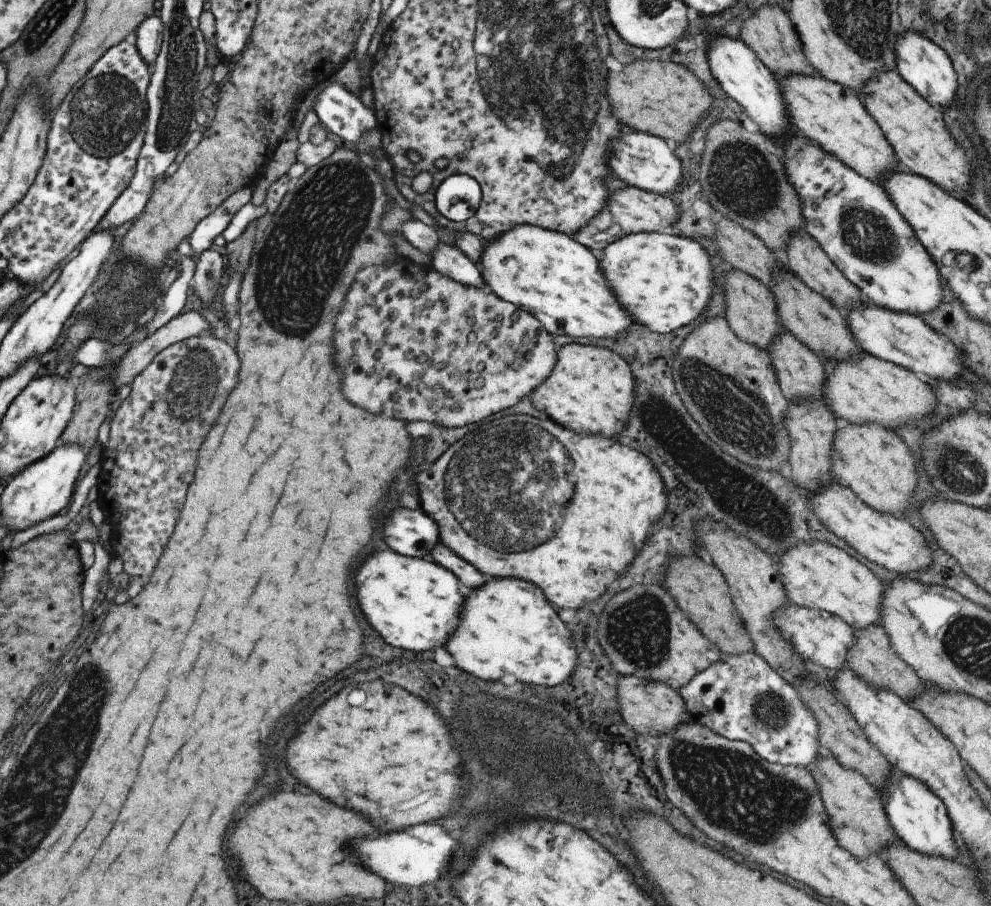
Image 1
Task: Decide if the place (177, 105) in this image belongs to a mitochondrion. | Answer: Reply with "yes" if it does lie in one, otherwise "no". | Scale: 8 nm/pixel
yes

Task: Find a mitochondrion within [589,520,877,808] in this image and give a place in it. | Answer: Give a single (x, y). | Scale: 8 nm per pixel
(637, 627)

